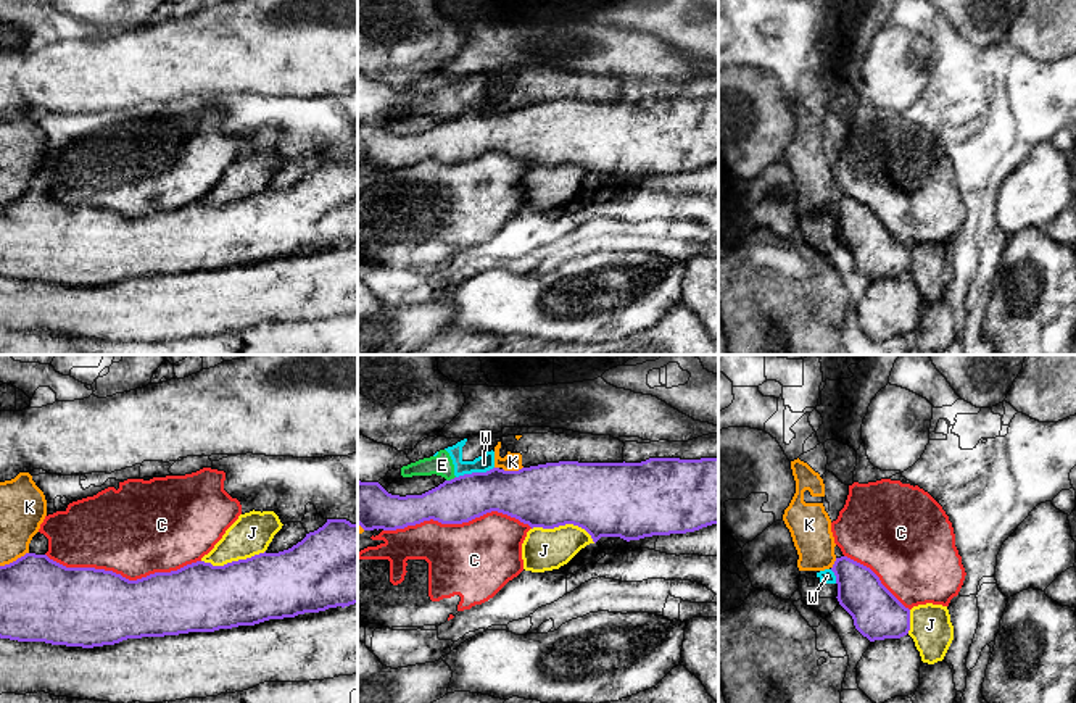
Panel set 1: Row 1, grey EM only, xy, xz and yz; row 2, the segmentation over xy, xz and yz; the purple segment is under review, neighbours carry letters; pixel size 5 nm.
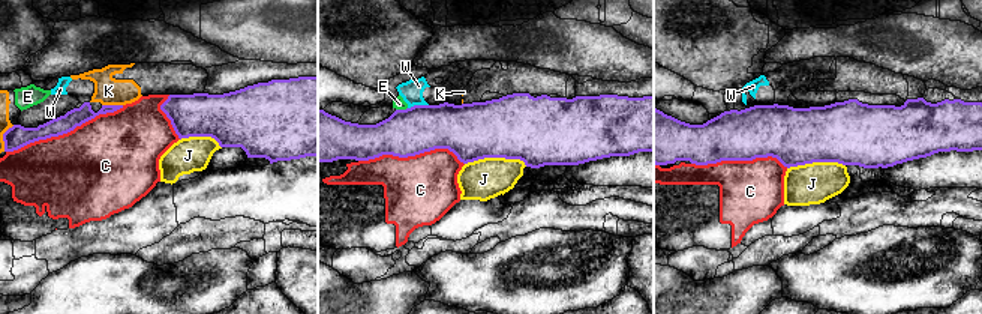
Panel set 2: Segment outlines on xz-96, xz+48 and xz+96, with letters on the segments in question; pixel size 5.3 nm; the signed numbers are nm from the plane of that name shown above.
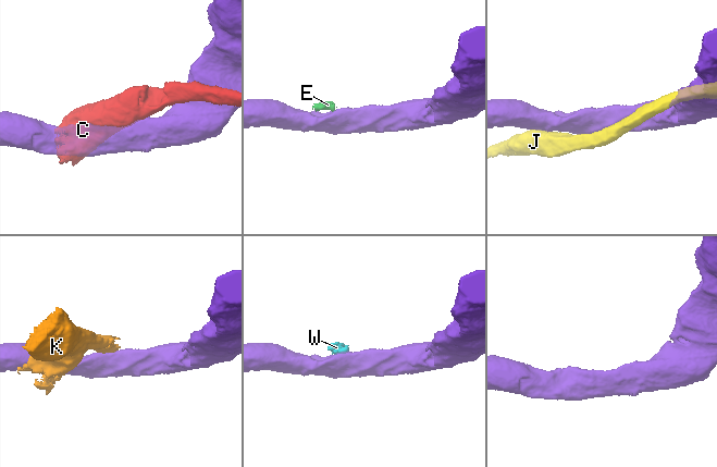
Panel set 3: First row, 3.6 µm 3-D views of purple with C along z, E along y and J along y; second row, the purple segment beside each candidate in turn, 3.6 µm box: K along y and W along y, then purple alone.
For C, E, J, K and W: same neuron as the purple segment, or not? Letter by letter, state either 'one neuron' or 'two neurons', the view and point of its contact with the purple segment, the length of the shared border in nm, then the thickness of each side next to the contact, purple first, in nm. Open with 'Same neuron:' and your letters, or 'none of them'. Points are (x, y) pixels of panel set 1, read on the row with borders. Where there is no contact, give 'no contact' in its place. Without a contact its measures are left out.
Same neuron: none of them
C: two neurons | xy (121, 576) | 800 nm | 400/460 nm
E: two neurons | xz (451, 479) | 50 nm | 220/110 nm
J: two neurons | xz (564, 524) | 320 nm | 360/200 nm
K: two neurons | xz (513, 471) | 110 nm | 320/100 nm
W: two neurons | xz (474, 473) | 200 nm | 240/80 nm

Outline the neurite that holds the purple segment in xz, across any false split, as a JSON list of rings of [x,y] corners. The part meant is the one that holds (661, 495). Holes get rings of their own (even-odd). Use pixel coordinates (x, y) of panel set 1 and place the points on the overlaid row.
[[[649,458],[641,463],[546,463],[519,471],[493,468],[445,480],[422,495],[391,495],[379,482],[358,480],[358,524],[364,530],[396,530],[424,521],[462,524],[486,513],[498,511],[524,524],[554,529],[573,524],[585,529],[596,543],[601,537],[620,537],[627,542],[652,535],[694,532],[718,524],[718,458],[680,460]]]

